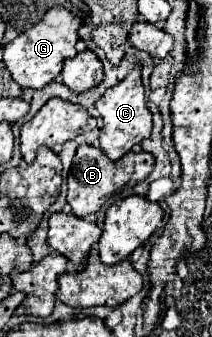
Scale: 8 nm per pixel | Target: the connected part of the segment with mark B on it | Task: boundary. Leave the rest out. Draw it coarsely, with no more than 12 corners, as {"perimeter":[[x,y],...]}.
{"perimeter":[[80,145],[68,175],[76,217],[96,213],[106,197],[152,173],[150,153],[110,161]]}

